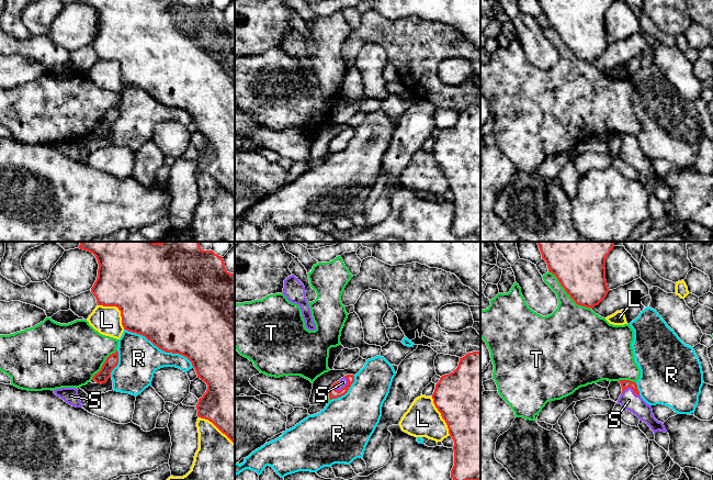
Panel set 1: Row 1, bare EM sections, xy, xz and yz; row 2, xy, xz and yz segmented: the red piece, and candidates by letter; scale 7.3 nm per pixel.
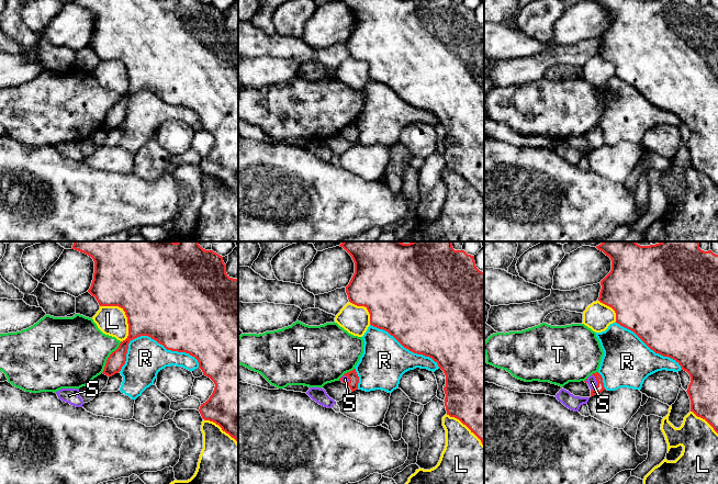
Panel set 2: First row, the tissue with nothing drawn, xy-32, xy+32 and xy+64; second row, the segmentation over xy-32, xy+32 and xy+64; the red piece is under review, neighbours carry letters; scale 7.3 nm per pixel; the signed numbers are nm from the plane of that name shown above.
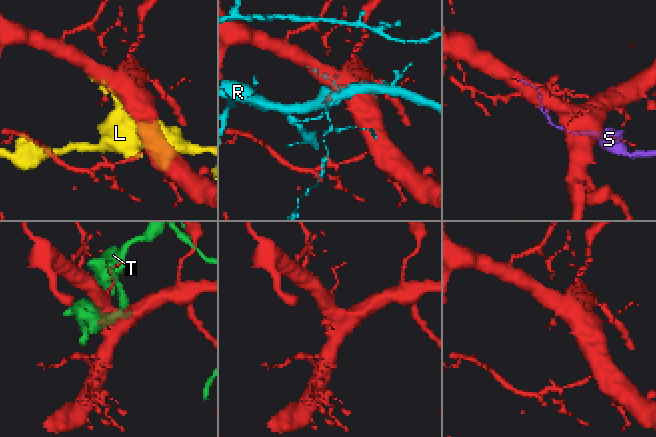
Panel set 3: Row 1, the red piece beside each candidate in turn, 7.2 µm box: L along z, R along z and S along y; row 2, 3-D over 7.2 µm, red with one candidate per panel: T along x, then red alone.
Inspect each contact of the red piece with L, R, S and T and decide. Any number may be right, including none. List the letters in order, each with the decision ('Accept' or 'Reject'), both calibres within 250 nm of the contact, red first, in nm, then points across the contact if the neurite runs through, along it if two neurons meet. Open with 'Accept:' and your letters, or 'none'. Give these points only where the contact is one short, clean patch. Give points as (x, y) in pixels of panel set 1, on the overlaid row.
Accept: none
L: Reject. Thickness 500 nm (red) against 200 nm
R: Reject. Thickness 500 nm (red) against 300 nm
S: Reject. Thickness 70 nm (red) against 60 nm
T: Reject. Thickness 380 nm (red) against 360 nm

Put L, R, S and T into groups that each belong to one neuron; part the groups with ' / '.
L / R / S / T

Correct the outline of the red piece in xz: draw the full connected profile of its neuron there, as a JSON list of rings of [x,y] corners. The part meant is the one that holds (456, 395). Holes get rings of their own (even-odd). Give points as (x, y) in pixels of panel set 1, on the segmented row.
[[[480,353],[460,358],[457,368],[440,378],[433,403],[454,442],[453,480],[480,480]]]

